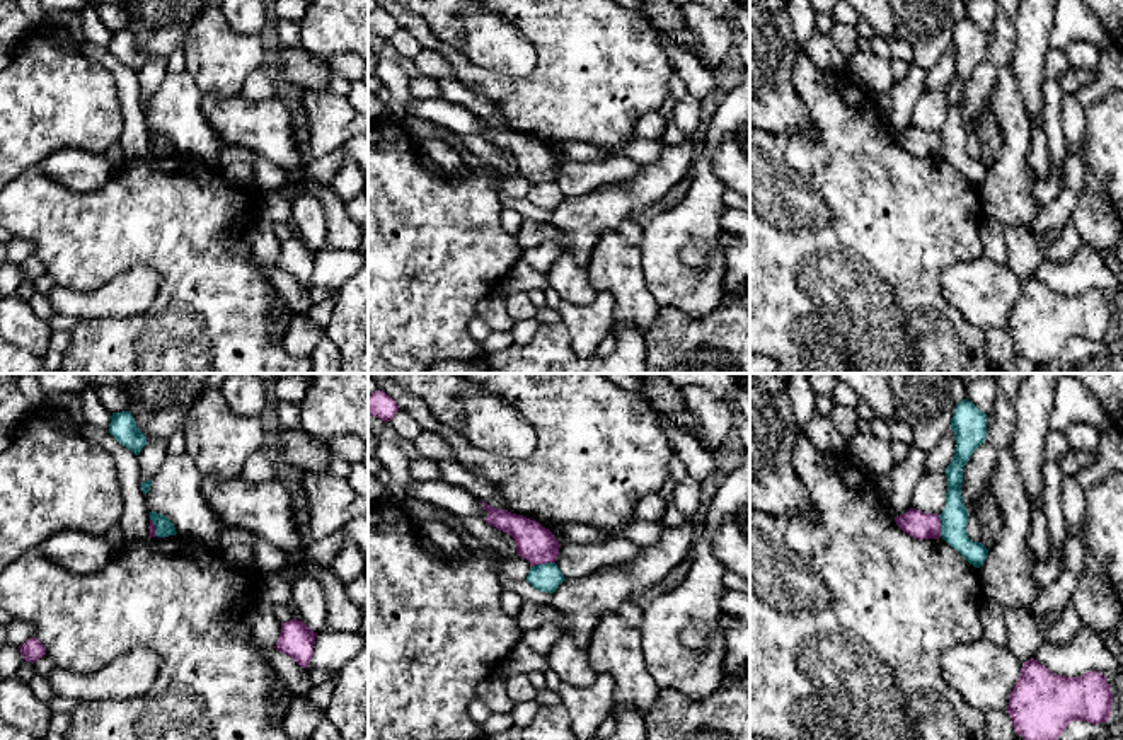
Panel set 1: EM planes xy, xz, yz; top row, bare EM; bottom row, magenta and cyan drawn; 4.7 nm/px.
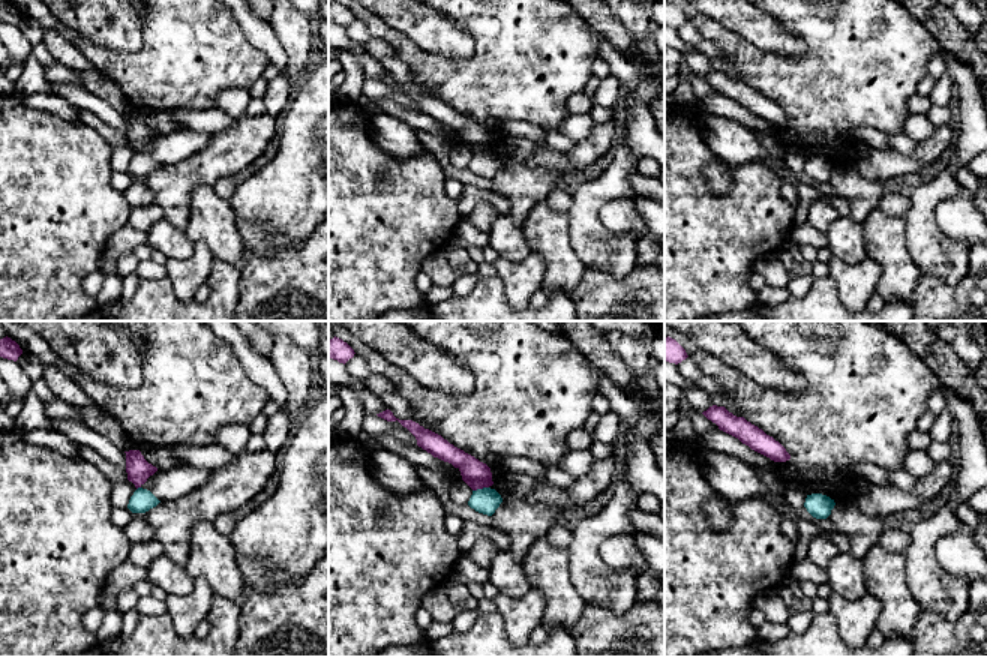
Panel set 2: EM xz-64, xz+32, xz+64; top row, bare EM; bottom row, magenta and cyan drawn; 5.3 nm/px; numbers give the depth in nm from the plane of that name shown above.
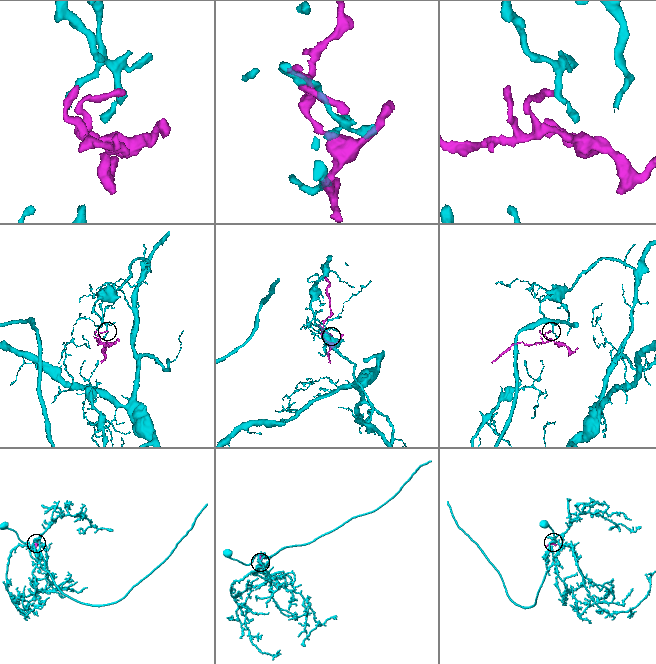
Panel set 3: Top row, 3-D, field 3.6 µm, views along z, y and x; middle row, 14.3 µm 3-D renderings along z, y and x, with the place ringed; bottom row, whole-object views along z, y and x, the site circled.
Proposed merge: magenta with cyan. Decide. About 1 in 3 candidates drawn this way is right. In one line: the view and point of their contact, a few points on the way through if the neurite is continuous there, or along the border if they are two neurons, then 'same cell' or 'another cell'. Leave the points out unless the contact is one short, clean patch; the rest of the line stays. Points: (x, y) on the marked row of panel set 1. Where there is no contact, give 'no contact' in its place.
xz (542, 563) | another cell

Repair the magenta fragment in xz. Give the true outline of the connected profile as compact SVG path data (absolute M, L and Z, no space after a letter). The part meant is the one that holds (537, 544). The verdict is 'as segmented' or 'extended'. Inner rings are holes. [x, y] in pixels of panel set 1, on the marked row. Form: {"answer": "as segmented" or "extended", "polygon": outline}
{"answer": "as segmented", "polygon": "M482 501L489 525L510 534L516 542L516 554L530 563L530 566L556 563L559 556L559 541L538 522L508 510L492 508Z"}

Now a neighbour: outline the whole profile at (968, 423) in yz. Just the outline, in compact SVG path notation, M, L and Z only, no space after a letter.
M963 399L956 404L951 418L956 448L946 469L947 493L941 518L941 537L954 547L970 564L980 568L987 559L988 549L982 542L973 542L966 534L968 510L961 496L963 467L973 452L987 438L987 414L971 401Z

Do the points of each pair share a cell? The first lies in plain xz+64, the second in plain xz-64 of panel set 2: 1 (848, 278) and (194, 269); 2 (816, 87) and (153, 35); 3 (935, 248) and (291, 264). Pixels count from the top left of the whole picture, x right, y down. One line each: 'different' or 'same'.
1: same
2: same
3: different

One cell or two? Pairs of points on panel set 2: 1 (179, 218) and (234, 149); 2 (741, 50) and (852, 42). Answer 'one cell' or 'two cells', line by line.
1: one cell
2: one cell

